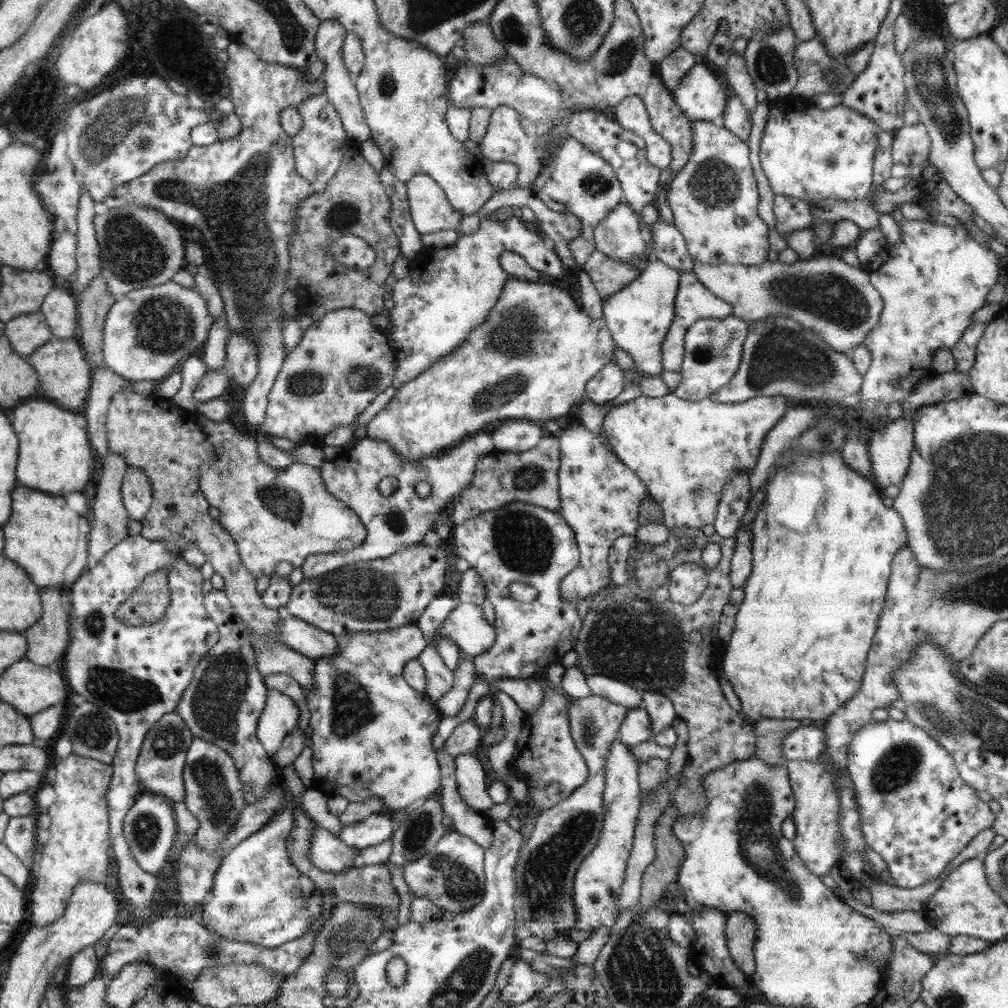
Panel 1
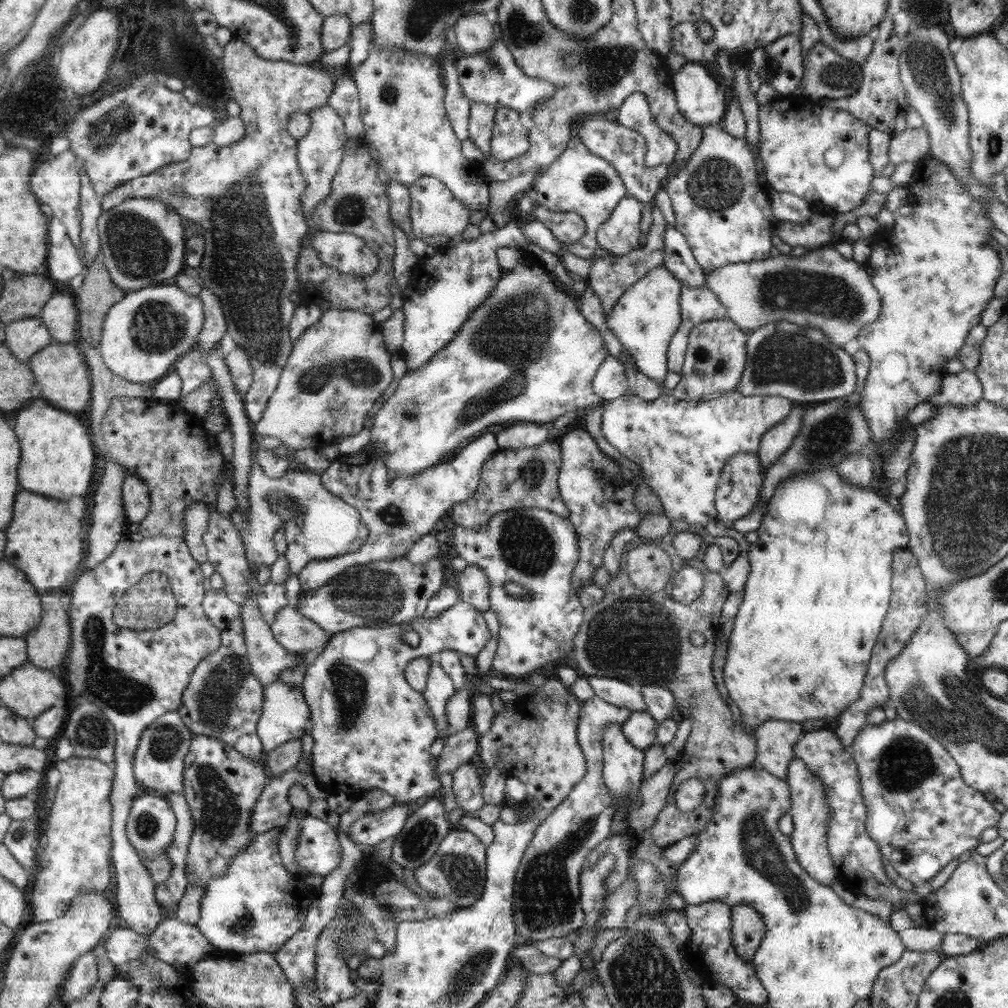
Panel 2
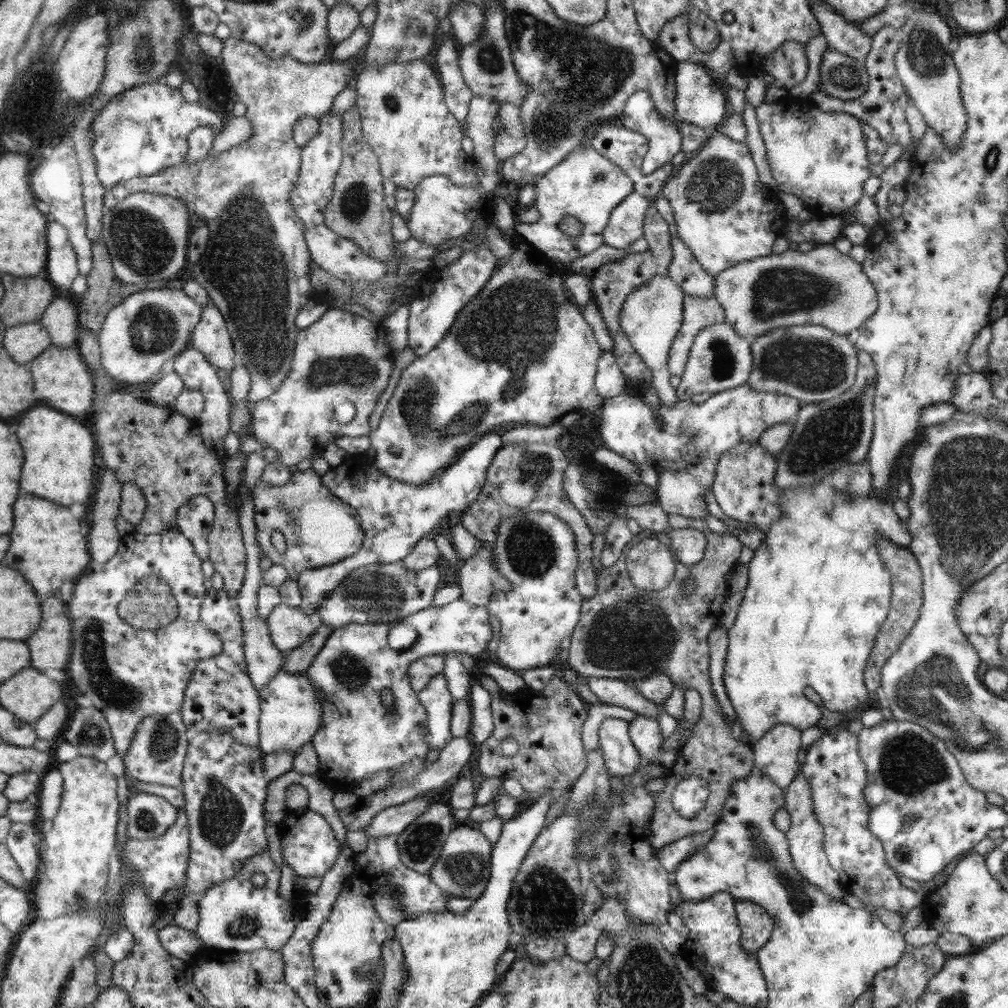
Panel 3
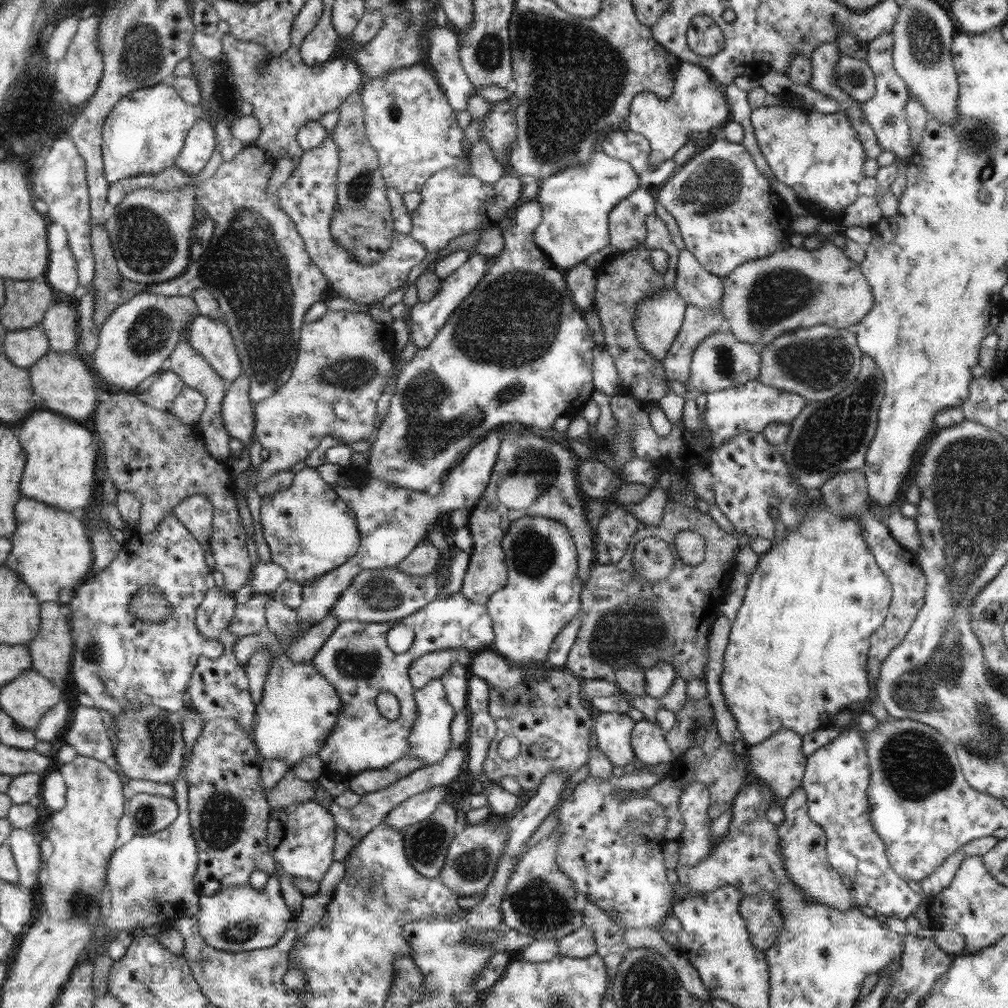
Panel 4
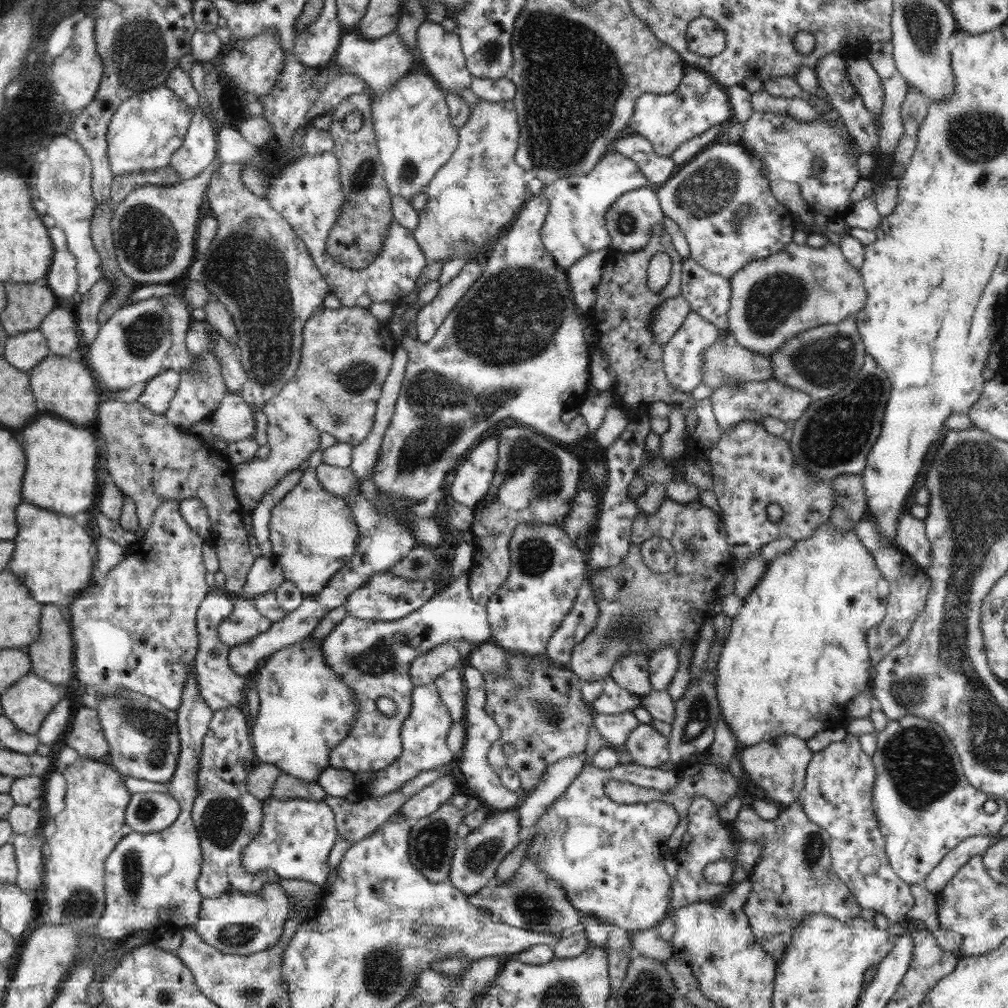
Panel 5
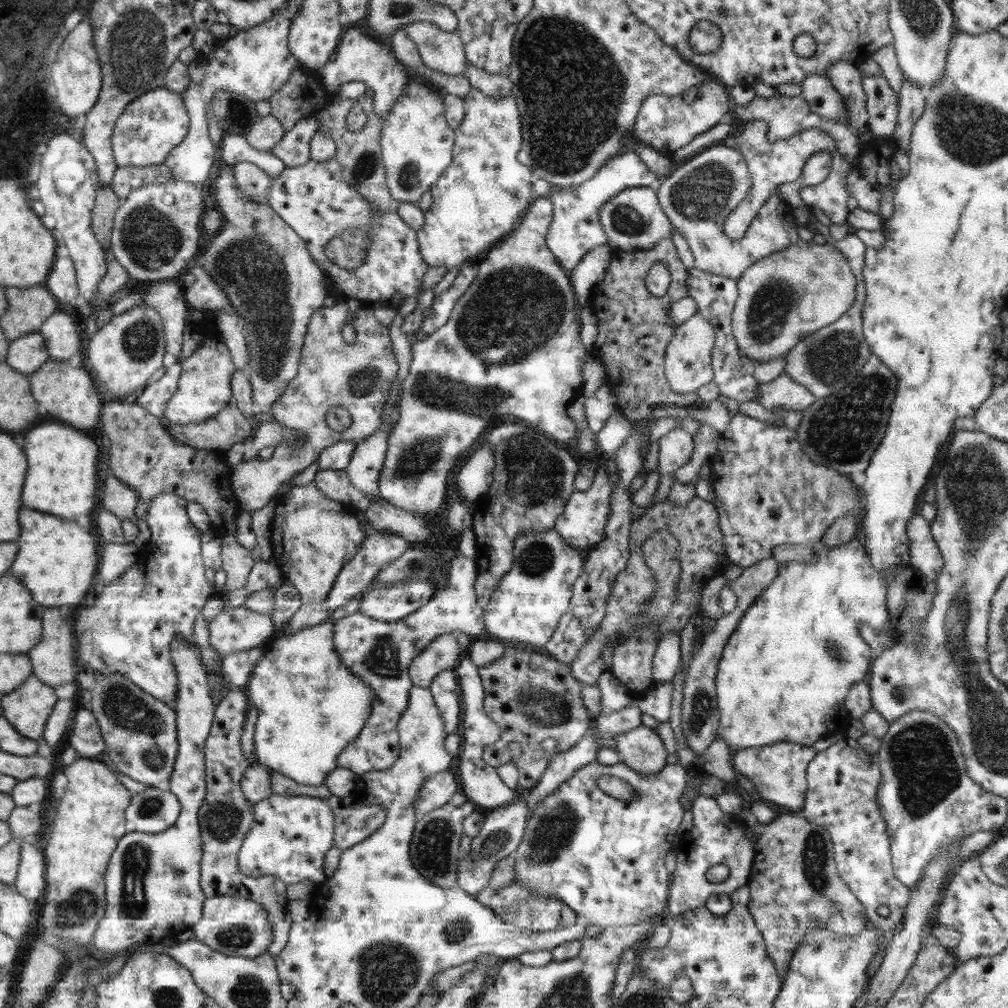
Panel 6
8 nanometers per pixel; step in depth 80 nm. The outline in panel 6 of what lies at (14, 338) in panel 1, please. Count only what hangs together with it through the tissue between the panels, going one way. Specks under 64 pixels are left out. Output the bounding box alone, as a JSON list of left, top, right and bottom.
[5,334,49,376]

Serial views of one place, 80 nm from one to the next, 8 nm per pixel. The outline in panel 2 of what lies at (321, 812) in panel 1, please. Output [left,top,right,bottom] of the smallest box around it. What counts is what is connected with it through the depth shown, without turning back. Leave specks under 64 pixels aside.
[273,827,364,987]

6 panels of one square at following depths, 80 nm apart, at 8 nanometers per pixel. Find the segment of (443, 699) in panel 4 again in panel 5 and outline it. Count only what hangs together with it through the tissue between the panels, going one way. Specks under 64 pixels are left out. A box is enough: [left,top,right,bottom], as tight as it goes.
[357,683,454,800]

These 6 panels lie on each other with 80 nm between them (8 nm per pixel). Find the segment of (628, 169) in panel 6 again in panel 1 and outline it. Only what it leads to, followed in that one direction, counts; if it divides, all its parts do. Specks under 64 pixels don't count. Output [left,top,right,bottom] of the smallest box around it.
[530,135,625,267]

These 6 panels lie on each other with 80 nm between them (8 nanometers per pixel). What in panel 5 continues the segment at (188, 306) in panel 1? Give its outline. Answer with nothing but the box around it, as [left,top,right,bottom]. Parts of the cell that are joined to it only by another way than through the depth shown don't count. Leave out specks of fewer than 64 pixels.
[88,297,172,391]

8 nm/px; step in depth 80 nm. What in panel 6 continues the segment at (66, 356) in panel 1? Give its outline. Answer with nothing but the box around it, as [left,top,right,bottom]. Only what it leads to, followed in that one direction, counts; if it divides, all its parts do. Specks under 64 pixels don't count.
[28,358,102,431]

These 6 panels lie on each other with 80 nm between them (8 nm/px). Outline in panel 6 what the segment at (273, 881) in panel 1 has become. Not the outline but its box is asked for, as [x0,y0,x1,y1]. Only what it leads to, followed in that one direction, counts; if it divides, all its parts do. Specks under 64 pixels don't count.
[191,895,273,957]

